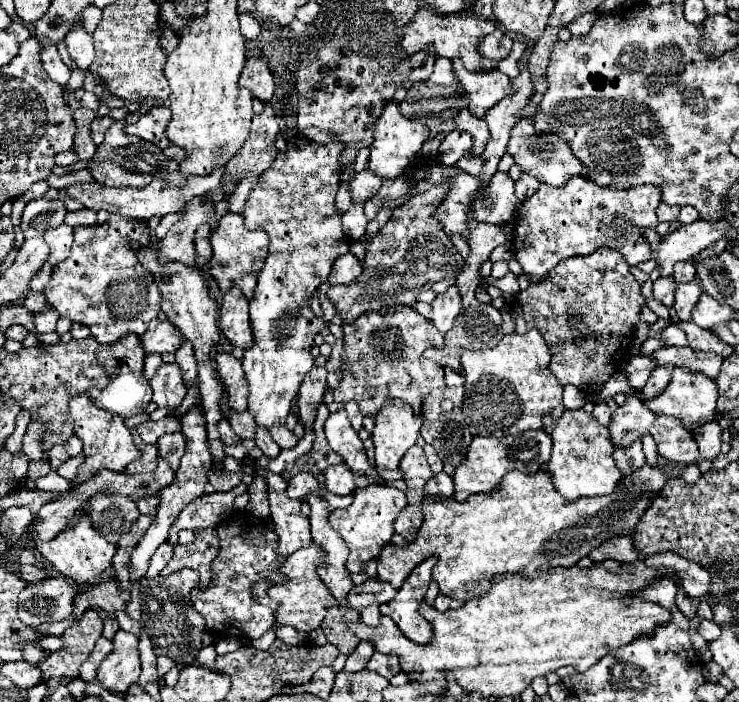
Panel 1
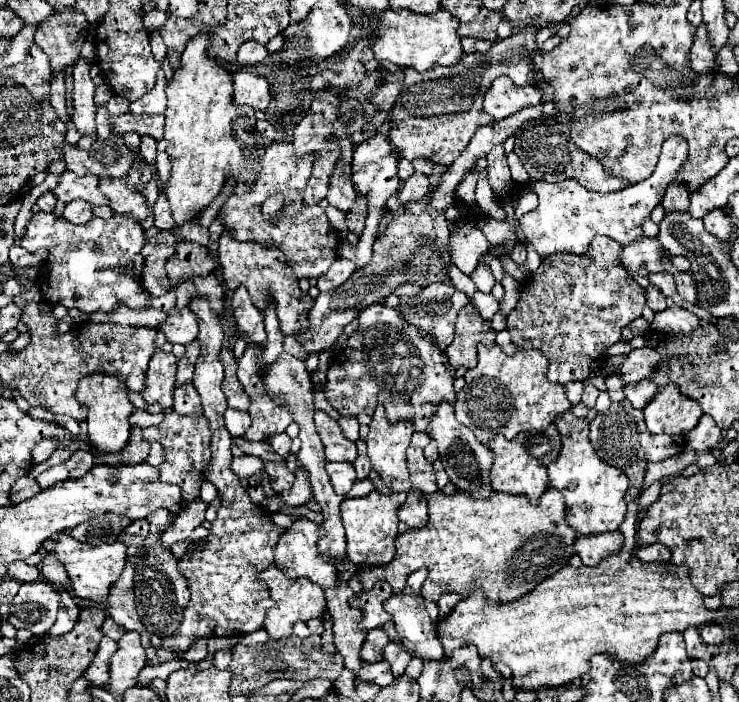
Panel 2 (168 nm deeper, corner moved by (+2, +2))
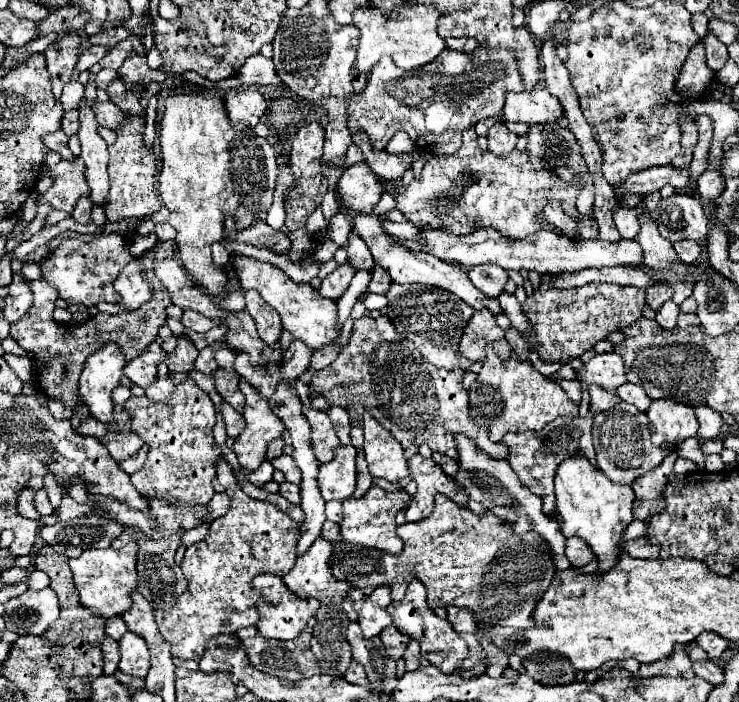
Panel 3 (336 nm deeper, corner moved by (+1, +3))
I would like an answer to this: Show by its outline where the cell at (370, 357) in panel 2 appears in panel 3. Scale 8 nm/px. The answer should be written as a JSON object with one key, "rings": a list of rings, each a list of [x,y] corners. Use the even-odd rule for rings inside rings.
{"rings":[[[380,314],[376,318],[362,316],[360,320],[354,320],[354,330],[348,344],[340,350],[338,358],[330,366],[318,370],[312,376],[312,382],[308,388],[310,392],[322,394],[330,404],[342,406],[344,410],[348,410],[348,414],[356,420],[356,424],[362,424],[362,414],[370,412],[386,430],[394,434],[394,438],[404,448],[412,444],[416,446],[428,444],[434,452],[442,452],[442,454],[448,454],[450,458],[456,458],[458,452],[452,436],[466,434],[490,456],[506,458],[508,456],[506,446],[490,442],[488,430],[484,426],[474,424],[472,418],[468,416],[468,392],[462,388],[462,378],[464,378],[464,370],[438,370],[436,366],[430,366],[430,362],[426,362],[426,358],[418,354],[416,346],[410,340],[402,338],[398,330],[394,330],[394,324],[390,322],[390,318]]]}

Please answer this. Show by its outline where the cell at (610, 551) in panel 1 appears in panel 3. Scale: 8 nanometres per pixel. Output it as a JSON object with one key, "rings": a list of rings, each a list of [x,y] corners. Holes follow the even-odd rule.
{"rings":[[[568,538],[566,540],[566,556],[574,568],[584,568],[590,560],[594,560],[594,552],[590,546],[582,542],[582,538]]]}

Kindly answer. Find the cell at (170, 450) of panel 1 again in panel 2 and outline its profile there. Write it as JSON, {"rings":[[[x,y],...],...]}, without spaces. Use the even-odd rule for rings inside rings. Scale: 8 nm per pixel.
{"rings":[[[153,442],[150,446],[149,457],[145,459],[145,463],[149,463],[149,465],[161,465],[164,461],[164,449],[163,446],[159,442]]]}

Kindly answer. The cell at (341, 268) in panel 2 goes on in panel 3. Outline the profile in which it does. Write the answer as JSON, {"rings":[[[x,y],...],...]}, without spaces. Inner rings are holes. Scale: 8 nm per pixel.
{"rings":[[[350,264],[338,266],[332,274],[328,274],[328,276],[322,280],[320,294],[326,296],[326,298],[332,298],[332,300],[338,300],[338,298],[344,294],[344,290],[348,288],[354,272],[356,272],[356,270],[354,270]]]}

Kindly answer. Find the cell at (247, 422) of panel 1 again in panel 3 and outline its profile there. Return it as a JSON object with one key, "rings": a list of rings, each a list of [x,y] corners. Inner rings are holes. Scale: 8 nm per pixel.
{"rings":[[[222,404],[222,406],[220,406],[220,412],[222,412],[222,416],[224,416],[224,424],[226,424],[228,436],[236,438],[236,436],[244,430],[244,426],[246,426],[242,414],[240,414],[238,410],[234,410],[230,404]]]}

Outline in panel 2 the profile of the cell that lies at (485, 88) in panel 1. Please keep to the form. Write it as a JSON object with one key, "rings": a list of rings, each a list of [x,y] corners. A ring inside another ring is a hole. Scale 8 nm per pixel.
{"rings":[[[499,77],[493,81],[491,89],[485,95],[483,111],[493,115],[493,119],[505,119],[515,115],[525,107],[541,103],[541,91],[533,85],[517,87],[509,77]]]}

